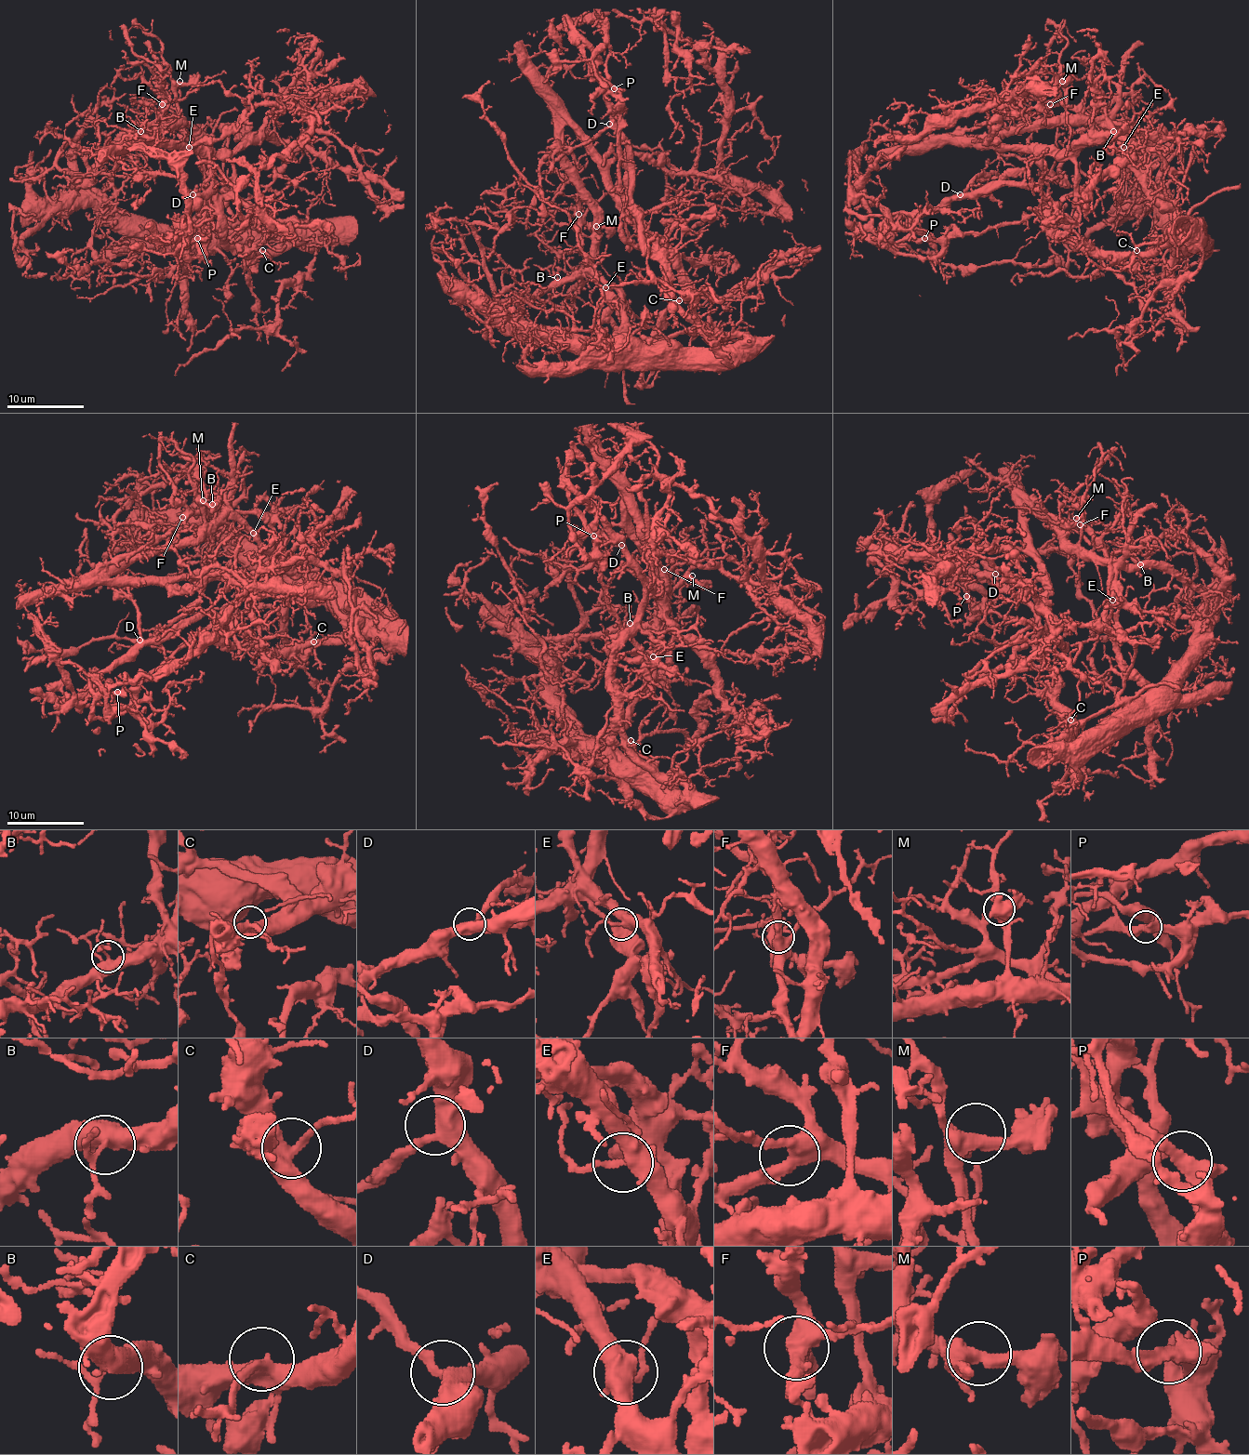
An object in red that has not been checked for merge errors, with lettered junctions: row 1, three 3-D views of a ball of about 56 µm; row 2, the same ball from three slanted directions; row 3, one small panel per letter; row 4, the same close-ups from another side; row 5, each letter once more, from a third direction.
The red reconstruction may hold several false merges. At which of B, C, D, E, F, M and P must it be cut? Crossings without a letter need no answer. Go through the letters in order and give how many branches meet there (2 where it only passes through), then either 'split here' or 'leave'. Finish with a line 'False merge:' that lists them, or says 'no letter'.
B: 4 | leave
C: 4 | leave
D: 3 | leave
E: 4 | leave
F: 3 | leave
M: 3 | leave
P: 3 | split here
False merge: P

